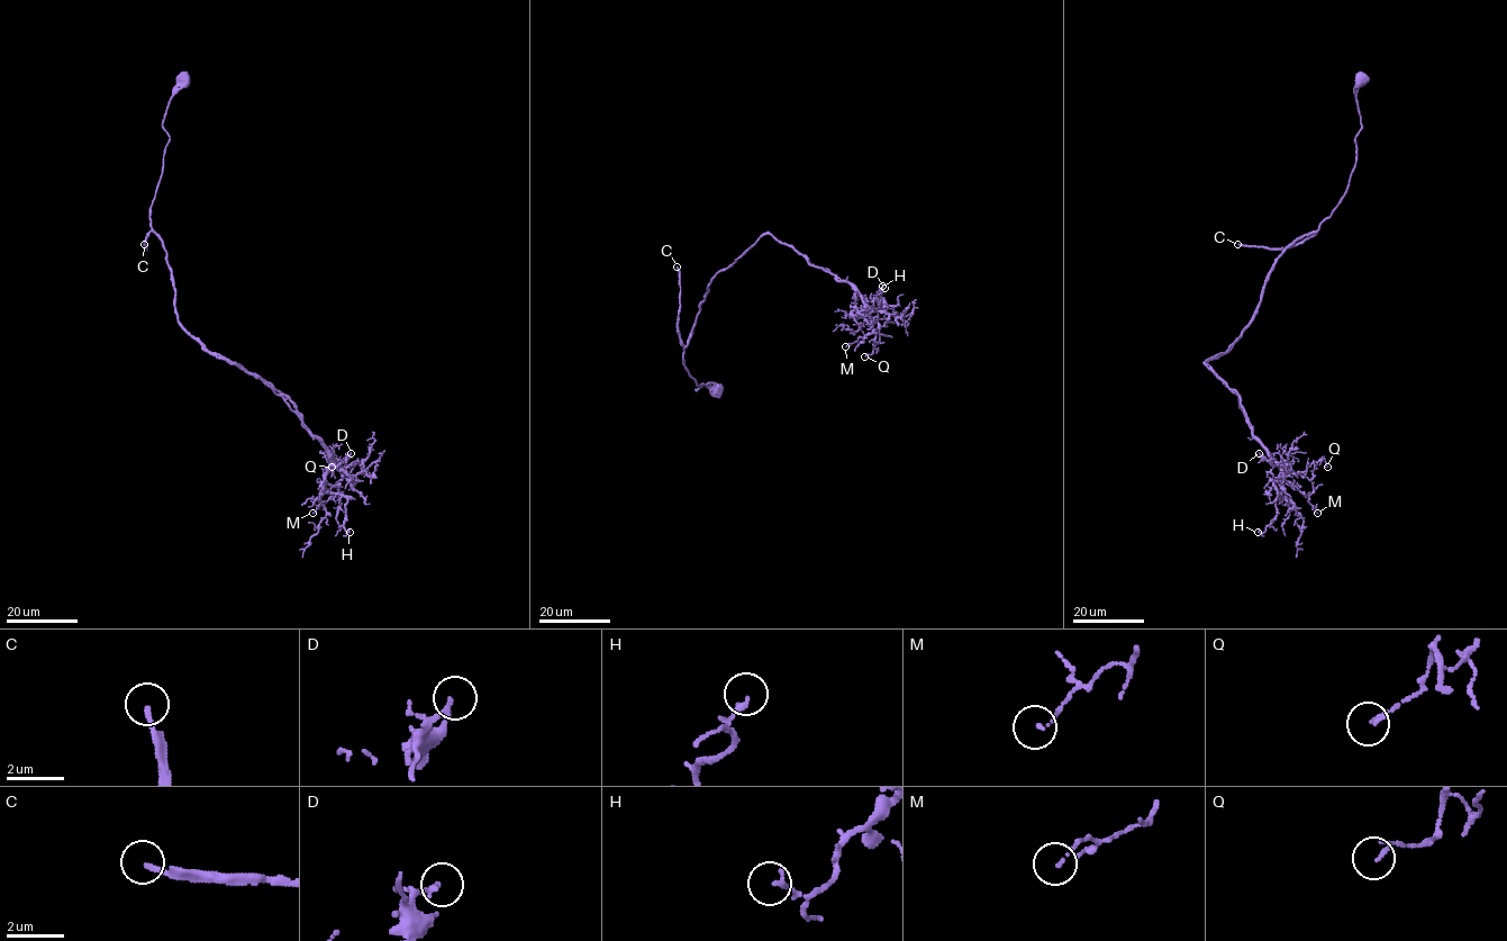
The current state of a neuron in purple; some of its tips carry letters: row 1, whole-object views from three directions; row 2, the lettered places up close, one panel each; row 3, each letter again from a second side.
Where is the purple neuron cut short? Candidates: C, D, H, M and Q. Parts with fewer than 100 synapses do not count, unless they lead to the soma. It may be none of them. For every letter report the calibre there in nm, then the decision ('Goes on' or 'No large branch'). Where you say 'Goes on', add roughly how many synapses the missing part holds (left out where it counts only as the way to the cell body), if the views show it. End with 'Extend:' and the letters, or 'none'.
C: Thickness 180 nm. Goes on. Roughly 300 synapses
D: Thickness 180 nm. No large branch
H: Thickness 180 nm. No large branch
M: Thickness 90 nm. No large branch
Q: Thickness 110 nm. No large branch
Extend: C

